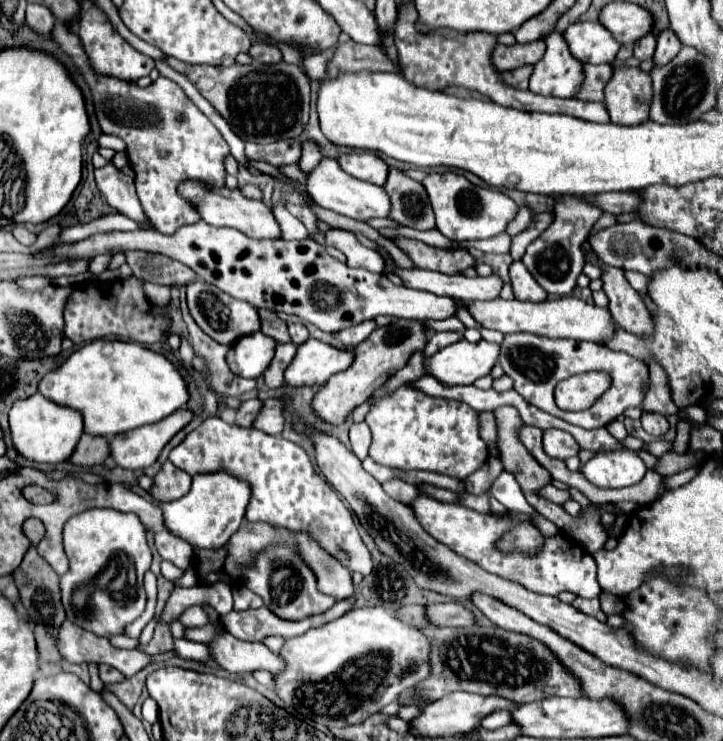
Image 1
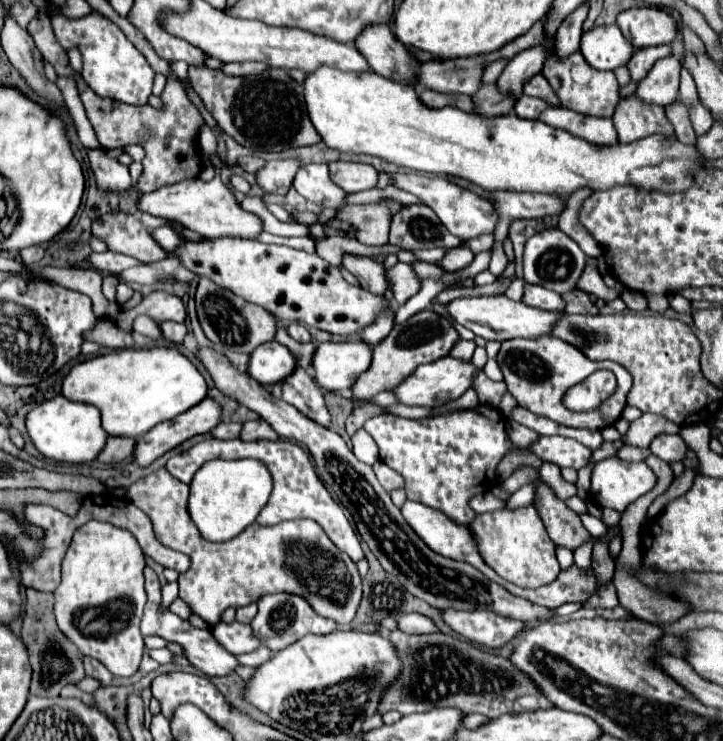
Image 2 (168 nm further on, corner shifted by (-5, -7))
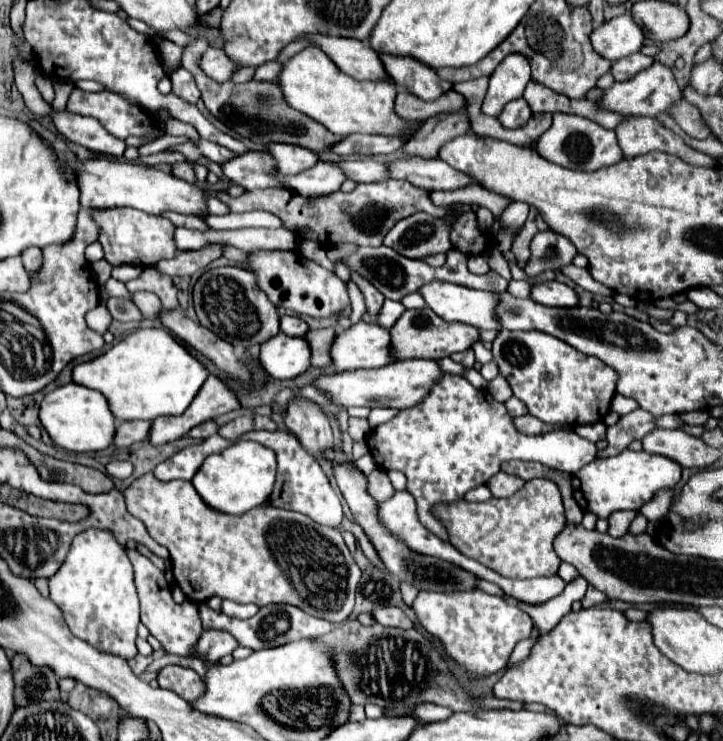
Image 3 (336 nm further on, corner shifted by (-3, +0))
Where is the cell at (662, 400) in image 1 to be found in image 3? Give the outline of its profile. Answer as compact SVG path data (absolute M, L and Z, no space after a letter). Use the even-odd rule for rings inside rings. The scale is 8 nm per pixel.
M640 408L622 416L614 426L608 426L608 432L606 432L608 446L604 450L600 450L596 458L608 458L608 456L620 454L622 450L628 448L628 444L632 440L644 438L644 434L648 434L654 428L656 428L654 416L640 410Z

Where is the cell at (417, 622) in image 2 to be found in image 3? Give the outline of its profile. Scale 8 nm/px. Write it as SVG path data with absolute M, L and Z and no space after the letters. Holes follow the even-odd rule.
M386 606L386 608L378 608L372 612L372 618L382 624L382 626L394 626L394 628L412 628L412 622L408 620L408 616L396 608L396 606Z

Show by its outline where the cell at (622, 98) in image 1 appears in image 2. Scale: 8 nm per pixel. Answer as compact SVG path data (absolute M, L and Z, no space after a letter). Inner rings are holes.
M638 95L622 97L616 105L612 121L618 131L618 141L636 141L654 133L674 133L664 115L664 107L646 103Z

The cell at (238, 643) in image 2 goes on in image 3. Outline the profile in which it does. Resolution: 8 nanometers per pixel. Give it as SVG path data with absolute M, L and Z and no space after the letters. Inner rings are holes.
M208 630L194 644L192 656L194 658L200 658L202 662L216 664L218 658L222 658L226 654L232 654L232 650L236 646L238 646L238 642L230 634L224 634L220 630Z

